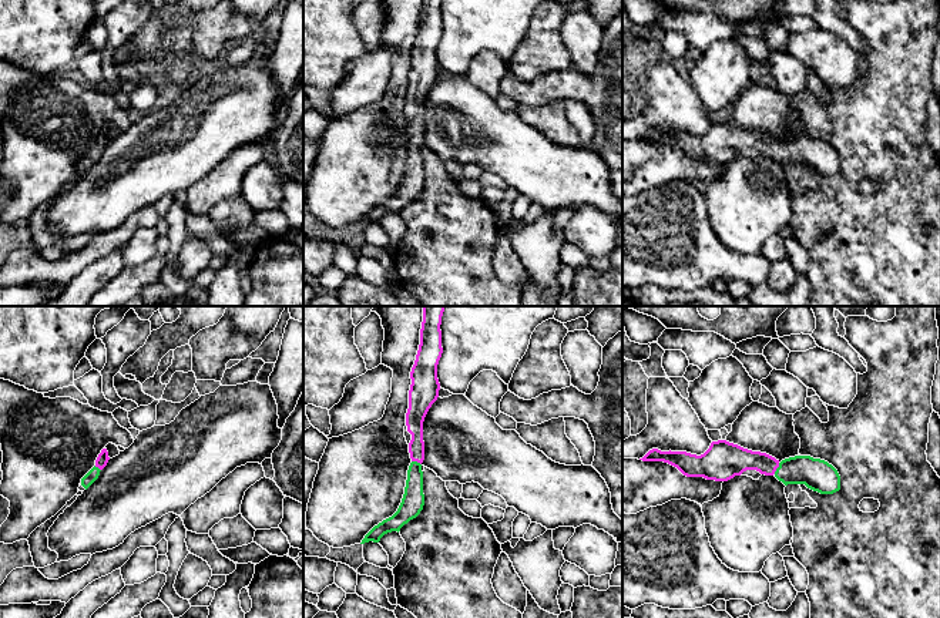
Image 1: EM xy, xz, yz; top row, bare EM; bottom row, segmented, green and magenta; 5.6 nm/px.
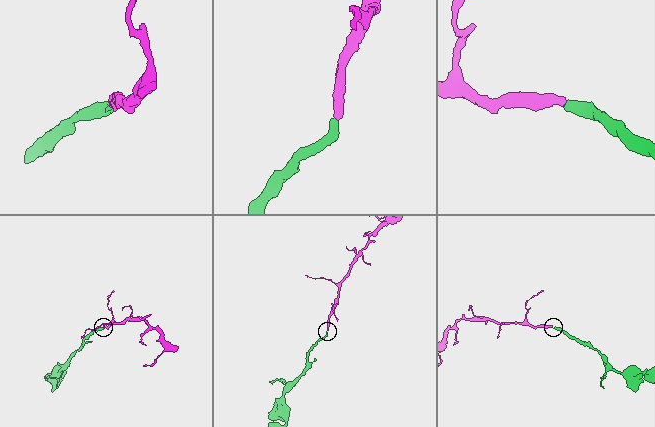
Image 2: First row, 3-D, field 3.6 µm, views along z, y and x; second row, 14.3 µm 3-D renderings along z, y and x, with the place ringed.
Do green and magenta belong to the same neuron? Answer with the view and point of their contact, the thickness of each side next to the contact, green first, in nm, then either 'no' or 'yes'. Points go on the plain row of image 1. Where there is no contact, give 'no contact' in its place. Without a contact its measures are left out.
contact yz (776, 150); calibres 180 and 170 nm; yes

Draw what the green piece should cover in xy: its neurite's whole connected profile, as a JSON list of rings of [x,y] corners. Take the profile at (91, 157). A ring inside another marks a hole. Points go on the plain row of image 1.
[[[103,130],[95,141],[95,147],[81,159],[81,167],[87,171],[100,157],[100,152],[107,147],[110,138],[107,130]]]

